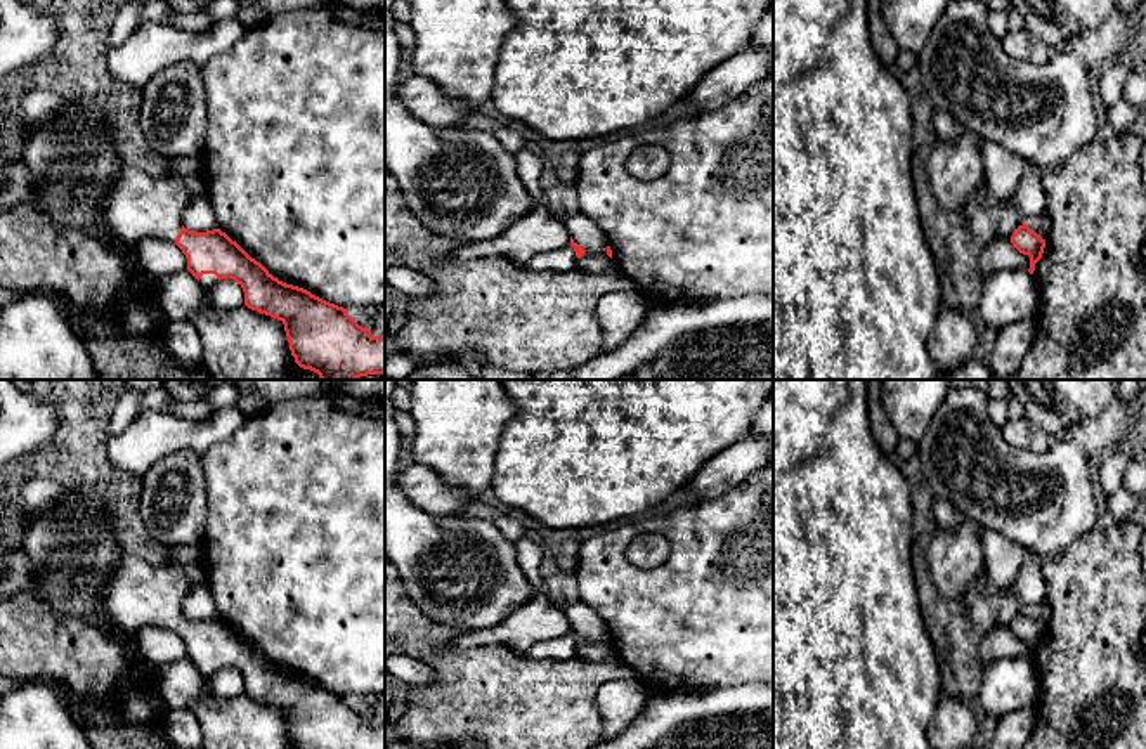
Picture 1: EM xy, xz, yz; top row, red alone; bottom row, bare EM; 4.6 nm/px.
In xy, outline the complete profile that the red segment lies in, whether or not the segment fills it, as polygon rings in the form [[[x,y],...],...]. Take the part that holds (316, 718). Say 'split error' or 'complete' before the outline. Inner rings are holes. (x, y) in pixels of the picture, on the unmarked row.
split error; [[[128,551],[109,577],[102,612],[133,635],[146,626],[173,629],[205,678],[220,668],[234,668],[248,697],[284,713],[295,749],[385,749],[385,721],[373,725],[347,697],[279,669],[220,617],[186,617],[180,598],[191,586],[170,551],[161,565]]]

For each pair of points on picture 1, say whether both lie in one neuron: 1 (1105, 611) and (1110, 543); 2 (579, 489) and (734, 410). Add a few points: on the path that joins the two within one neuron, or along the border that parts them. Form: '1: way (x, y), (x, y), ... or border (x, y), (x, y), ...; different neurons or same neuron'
1: way (1105, 593), (1105, 566), (1108, 560); same neuron
2: way (618, 453), (630, 453), (659, 425), (696, 410); same neuron

